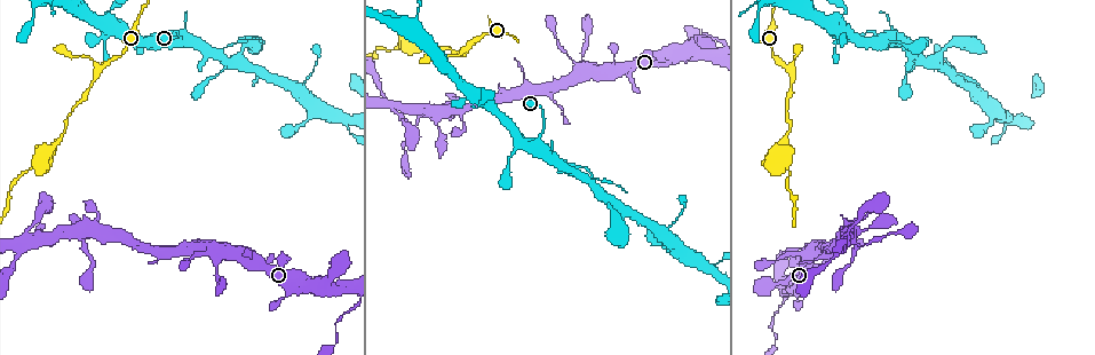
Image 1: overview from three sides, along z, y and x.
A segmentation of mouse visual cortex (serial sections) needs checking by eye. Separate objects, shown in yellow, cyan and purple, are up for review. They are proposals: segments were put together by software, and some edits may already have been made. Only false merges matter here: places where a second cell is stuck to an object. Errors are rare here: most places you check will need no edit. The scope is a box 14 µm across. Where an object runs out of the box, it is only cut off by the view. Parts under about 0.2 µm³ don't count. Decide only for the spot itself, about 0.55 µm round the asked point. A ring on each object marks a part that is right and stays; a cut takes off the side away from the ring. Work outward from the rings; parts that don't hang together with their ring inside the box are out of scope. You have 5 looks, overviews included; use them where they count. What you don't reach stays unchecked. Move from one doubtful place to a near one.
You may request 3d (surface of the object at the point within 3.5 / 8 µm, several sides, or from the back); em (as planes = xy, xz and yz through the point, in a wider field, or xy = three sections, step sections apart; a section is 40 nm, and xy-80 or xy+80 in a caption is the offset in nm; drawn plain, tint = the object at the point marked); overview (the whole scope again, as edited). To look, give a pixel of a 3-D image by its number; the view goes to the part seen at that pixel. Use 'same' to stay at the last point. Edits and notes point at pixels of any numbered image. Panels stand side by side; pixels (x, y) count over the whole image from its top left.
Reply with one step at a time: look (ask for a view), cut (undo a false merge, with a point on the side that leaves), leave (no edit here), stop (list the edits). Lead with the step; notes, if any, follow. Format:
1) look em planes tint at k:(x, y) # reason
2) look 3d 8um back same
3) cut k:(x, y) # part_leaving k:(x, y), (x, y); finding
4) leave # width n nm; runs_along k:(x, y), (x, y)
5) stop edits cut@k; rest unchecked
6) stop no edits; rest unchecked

look 3d 3.5um at 1:(472, 97) # small branch off a trunk

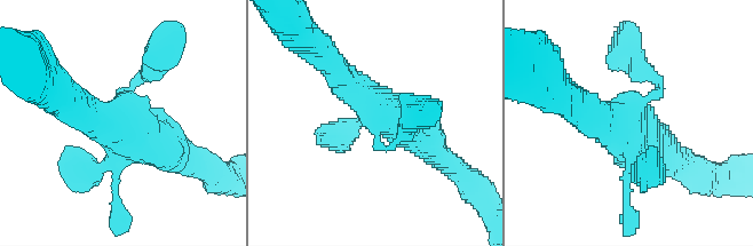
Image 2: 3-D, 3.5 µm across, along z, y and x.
look em xy step 5 tint at 2:(632, 113)

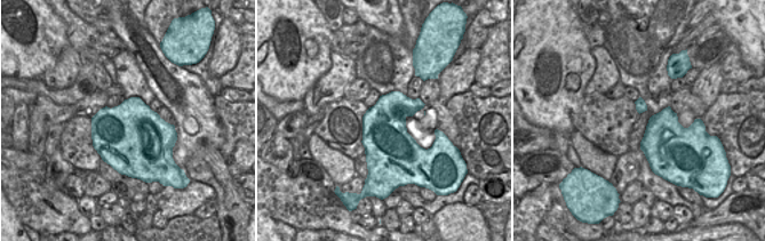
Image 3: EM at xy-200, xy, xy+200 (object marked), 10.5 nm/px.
leave # runs_along 2:(433, 145), (379, 111), (323, 55); continuous, no second cell

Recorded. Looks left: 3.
look 3d 3.5um at 1:(93, 77)

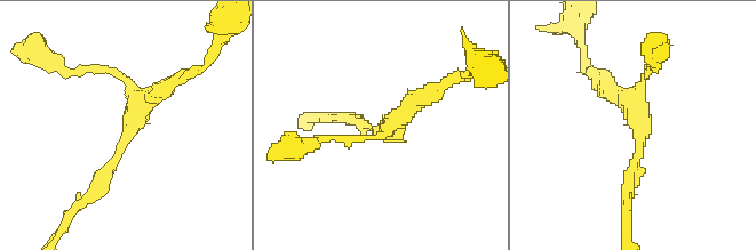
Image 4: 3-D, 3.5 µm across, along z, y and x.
look em xy step 5 tint at 4:(645, 131)

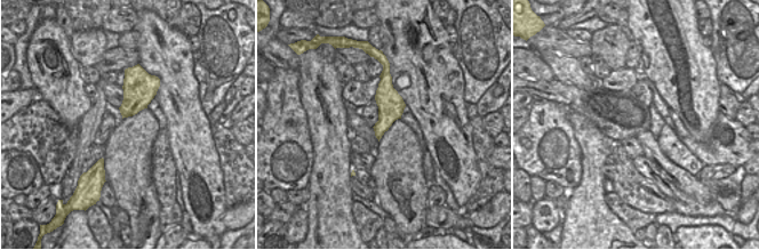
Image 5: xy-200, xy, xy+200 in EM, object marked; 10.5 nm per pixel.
leave # width 280 nm; runs_along 4:(167, 87), (136, 109), (90, 196); continuous, no second cell

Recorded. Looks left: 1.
stop no edits; rest unchecked

